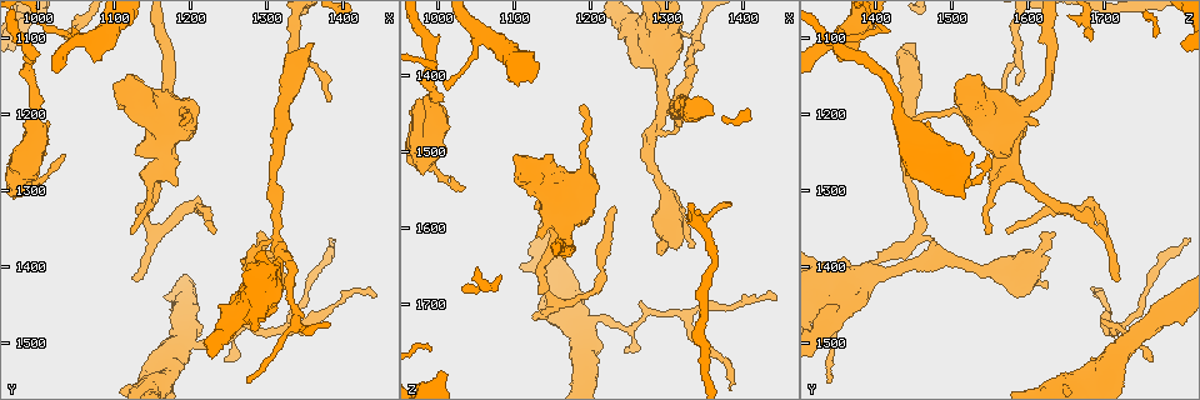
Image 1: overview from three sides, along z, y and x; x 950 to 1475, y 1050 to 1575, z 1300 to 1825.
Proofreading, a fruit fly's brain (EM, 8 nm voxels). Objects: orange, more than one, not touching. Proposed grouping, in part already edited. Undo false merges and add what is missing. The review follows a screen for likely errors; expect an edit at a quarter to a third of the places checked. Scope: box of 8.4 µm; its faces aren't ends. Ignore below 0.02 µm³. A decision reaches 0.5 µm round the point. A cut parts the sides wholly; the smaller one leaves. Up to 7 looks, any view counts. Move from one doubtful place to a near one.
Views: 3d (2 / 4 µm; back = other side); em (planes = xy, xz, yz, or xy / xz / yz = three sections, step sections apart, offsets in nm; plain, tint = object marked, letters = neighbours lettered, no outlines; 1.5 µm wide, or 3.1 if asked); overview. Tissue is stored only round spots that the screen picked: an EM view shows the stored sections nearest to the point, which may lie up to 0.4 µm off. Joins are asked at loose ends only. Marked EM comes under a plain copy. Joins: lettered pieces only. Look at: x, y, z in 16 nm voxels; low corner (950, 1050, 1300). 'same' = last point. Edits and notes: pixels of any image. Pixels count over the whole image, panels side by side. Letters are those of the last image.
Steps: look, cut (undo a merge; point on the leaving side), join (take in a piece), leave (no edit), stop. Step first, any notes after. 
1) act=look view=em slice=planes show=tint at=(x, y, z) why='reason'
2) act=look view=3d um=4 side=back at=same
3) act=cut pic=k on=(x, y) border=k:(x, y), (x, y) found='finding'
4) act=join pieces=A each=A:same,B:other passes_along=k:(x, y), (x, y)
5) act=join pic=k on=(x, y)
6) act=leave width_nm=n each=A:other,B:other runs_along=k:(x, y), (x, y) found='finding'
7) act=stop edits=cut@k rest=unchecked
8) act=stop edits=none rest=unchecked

act=look view=em slice=xz step=8 show=tint at=(1290, 1390, 1465) why='a narrow waist'

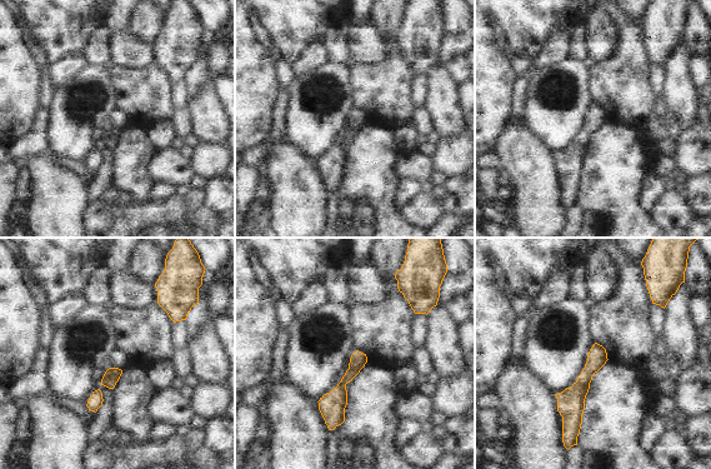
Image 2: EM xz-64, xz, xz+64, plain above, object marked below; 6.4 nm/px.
act=look view=em slice=yz step=8 show=letters at=same why='another direction'

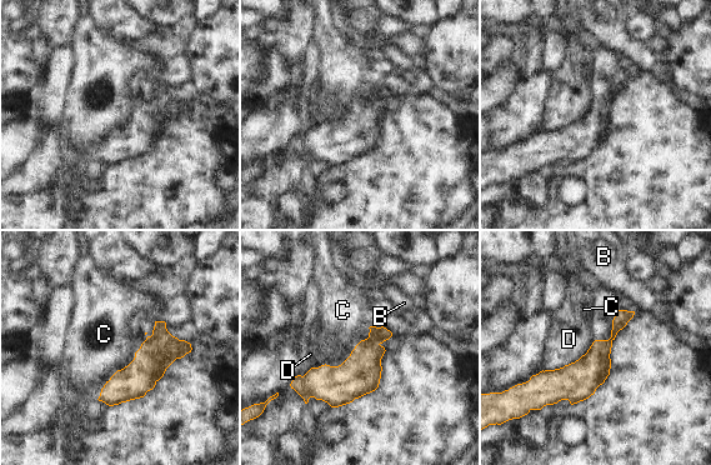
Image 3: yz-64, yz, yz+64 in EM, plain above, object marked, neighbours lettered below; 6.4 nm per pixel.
act=cut pic=3 on=(377, 335) longest_contact=C:550nm each=B:other,C:other,D:other border=3:(367, 338), (379, 345) found='two neurons meet here'

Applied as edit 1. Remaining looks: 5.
act=look view=overview why='see it whole again'

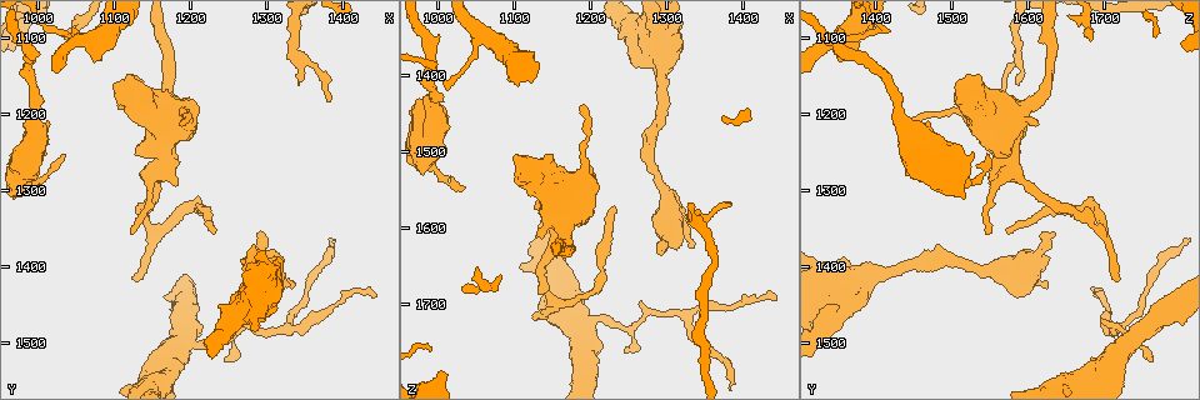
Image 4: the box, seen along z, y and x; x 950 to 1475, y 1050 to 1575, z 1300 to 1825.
act=look view=em slice=planes show=letters at=(1345, 1160, 1585) why='branch stops here'

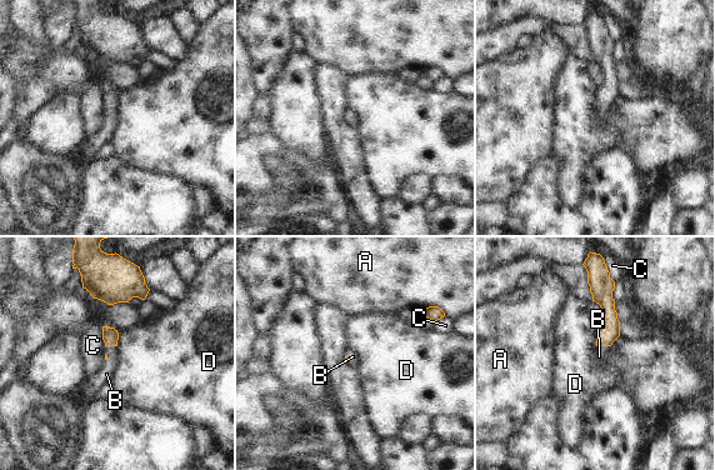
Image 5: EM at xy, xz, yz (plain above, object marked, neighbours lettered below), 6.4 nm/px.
act=join pic=5 on=(599, 356) longest_contact=D:170nm each=A:other,B:same,C:other,D:other found='it goes on there'

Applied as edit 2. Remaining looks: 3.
act=stop edits=cut@3,join@5 rest=unchecked

